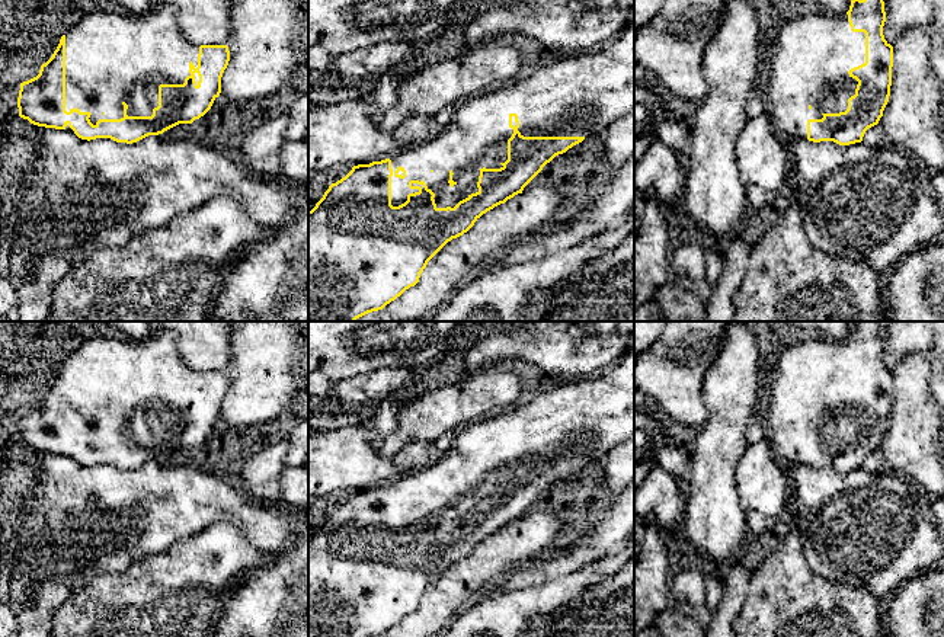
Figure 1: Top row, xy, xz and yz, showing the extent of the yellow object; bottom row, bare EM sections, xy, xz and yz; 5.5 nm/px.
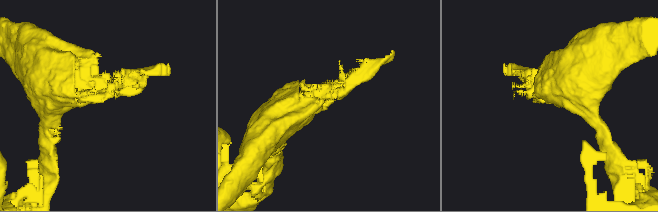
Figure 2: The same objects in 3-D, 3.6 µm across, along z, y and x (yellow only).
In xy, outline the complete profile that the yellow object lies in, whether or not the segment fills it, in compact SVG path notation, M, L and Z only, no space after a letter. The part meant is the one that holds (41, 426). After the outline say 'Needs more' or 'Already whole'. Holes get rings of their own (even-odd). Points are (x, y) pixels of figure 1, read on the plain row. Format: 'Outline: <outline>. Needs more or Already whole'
Outline: M157 327L154 333L143 340L132 343L119 340L109 334L95 336L79 345L61 362L52 382L41 391L39 400L28 407L20 409L17 433L19 442L28 445L31 449L45 454L65 455L81 465L111 464L116 468L132 470L148 461L159 461L164 457L179 451L192 449L195 445L204 442L212 432L214 426L221 419L221 403L230 387L230 377L227 371L196 371L186 366L177 350L176 334L170 330Z. Needs more

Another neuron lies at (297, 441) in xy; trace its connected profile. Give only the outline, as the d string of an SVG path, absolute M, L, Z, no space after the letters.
M303 419L285 438L285 467L303 467L308 460L308 419Z

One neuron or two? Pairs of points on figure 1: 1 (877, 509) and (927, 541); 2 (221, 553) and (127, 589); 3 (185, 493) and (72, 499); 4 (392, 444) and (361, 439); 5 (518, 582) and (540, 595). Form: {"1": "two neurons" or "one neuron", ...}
{"1": "one neuron", "2": "one neuron", "3": "one neuron", "4": "two neurons", "5": "two neurons"}

